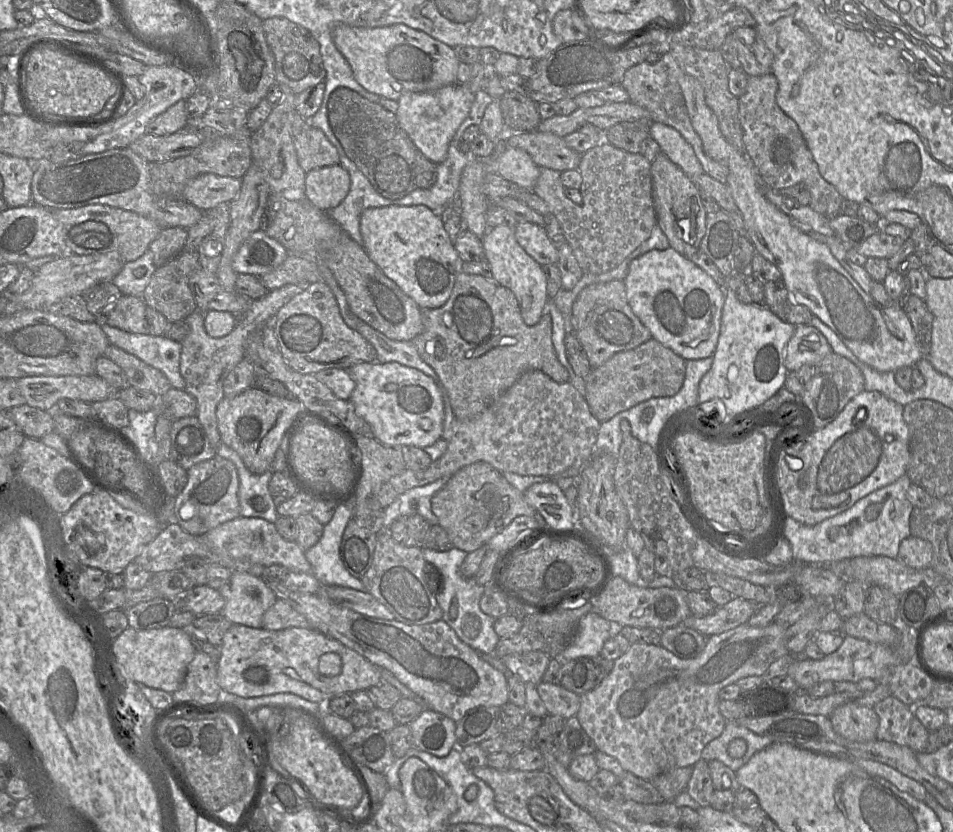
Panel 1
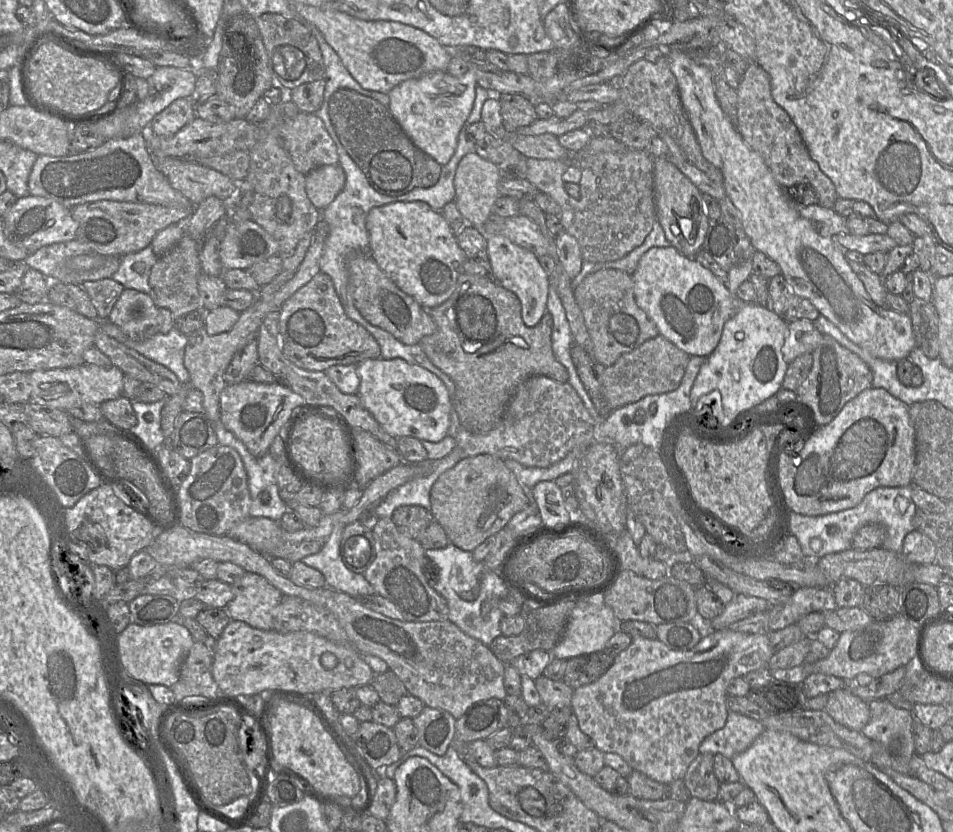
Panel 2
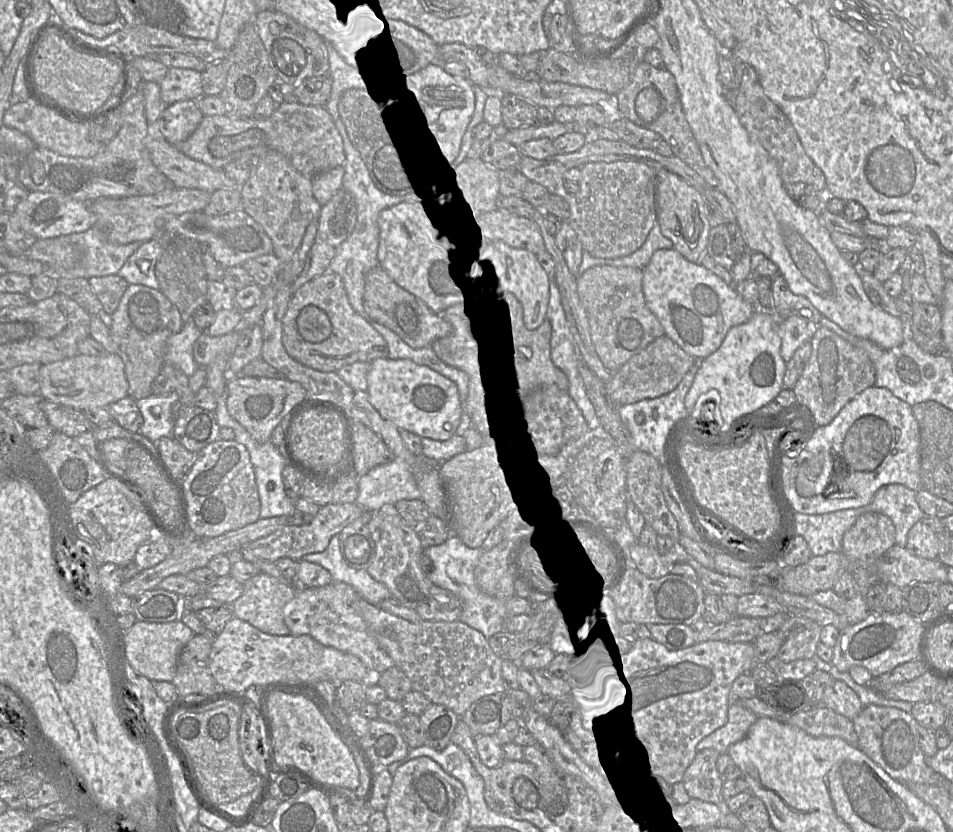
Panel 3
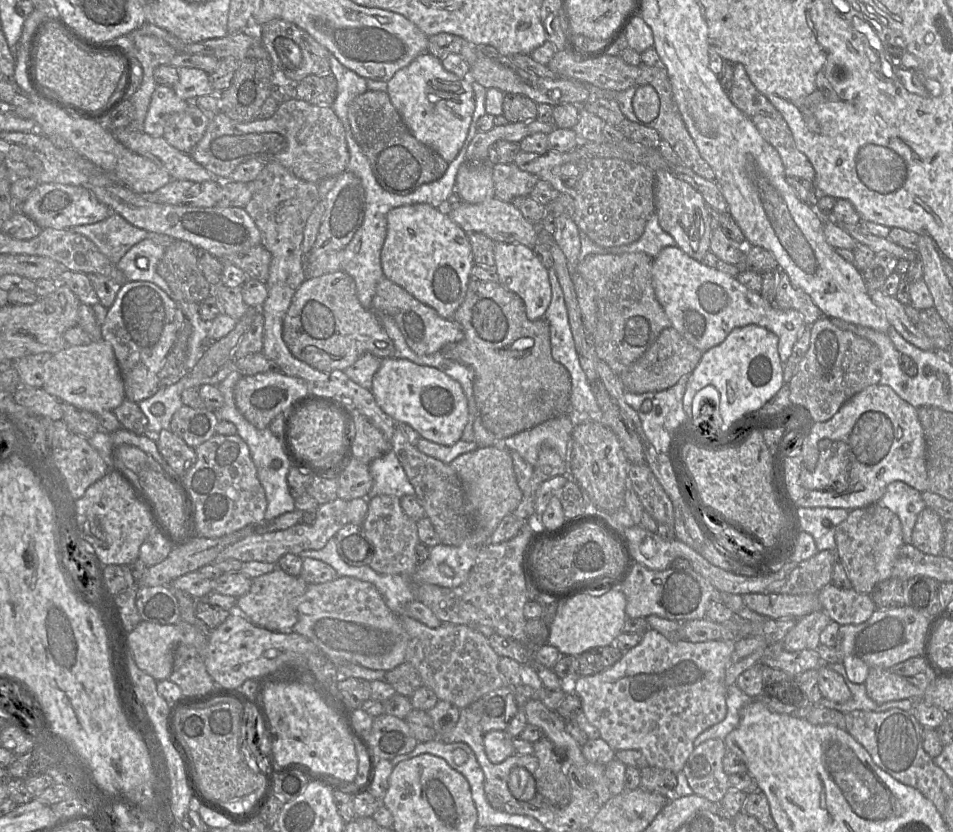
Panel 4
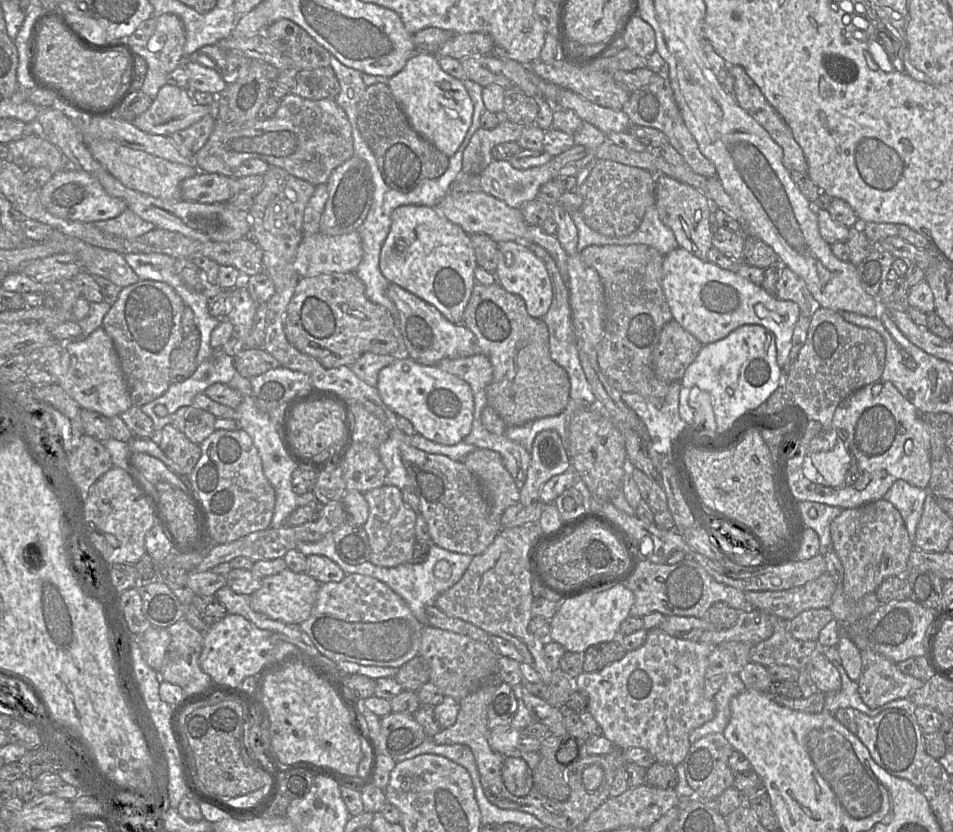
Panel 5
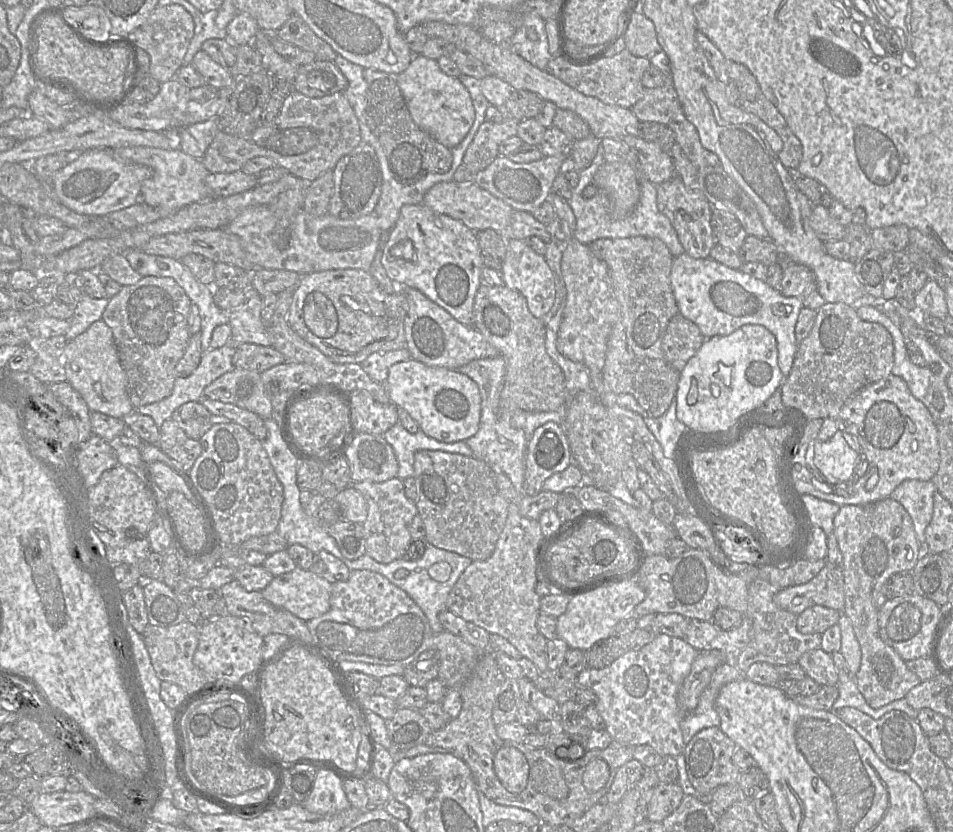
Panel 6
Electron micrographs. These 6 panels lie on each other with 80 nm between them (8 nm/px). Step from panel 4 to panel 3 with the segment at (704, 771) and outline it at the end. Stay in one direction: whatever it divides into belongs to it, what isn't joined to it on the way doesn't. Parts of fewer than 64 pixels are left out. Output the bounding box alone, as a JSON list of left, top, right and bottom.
[683,748,724,805]

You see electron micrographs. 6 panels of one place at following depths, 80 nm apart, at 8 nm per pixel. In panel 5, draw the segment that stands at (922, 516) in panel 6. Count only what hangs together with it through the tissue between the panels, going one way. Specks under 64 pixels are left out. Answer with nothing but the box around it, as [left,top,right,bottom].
[883,480,928,543]

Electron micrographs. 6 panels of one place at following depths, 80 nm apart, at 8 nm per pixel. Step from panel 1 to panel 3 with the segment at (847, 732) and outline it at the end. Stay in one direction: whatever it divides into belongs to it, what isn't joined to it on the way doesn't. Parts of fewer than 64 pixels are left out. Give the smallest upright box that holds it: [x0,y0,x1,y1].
[822,679,864,720]

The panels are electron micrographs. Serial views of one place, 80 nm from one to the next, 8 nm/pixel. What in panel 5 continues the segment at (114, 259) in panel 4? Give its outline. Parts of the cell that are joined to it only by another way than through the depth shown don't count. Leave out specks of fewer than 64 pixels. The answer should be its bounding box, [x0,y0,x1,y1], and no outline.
[94,209,156,239]

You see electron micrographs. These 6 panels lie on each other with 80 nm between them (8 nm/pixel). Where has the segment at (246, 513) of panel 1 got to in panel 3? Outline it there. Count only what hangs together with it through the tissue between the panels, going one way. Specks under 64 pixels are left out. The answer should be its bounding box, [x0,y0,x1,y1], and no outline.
[214,388,295,518]

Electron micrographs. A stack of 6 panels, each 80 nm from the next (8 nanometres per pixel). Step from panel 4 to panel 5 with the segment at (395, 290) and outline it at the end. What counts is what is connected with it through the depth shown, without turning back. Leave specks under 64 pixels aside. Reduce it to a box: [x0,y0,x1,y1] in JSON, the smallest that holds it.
[387,283,479,366]

